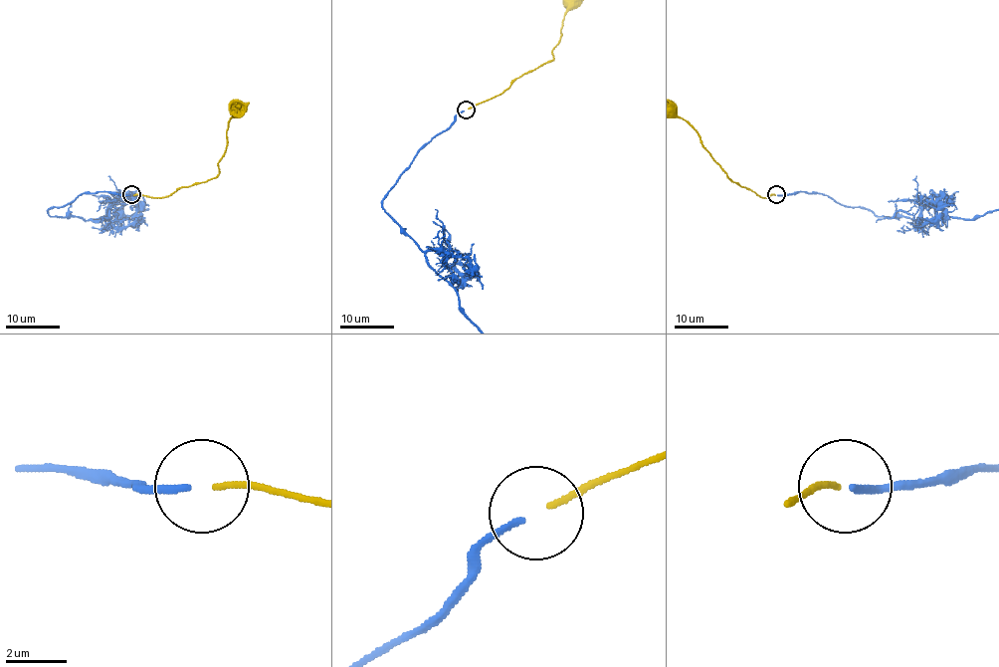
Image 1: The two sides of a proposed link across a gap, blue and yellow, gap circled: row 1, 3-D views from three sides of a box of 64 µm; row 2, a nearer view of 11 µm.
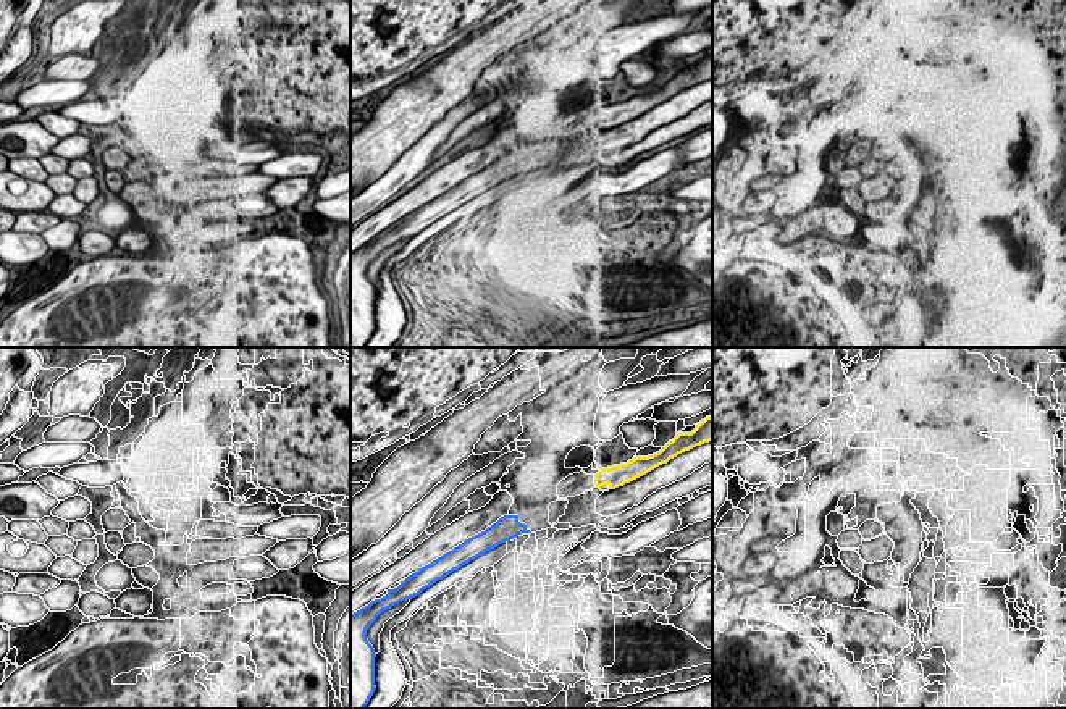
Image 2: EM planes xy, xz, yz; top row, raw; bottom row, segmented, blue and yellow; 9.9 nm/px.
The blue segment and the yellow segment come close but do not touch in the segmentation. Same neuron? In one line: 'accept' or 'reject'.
reject

